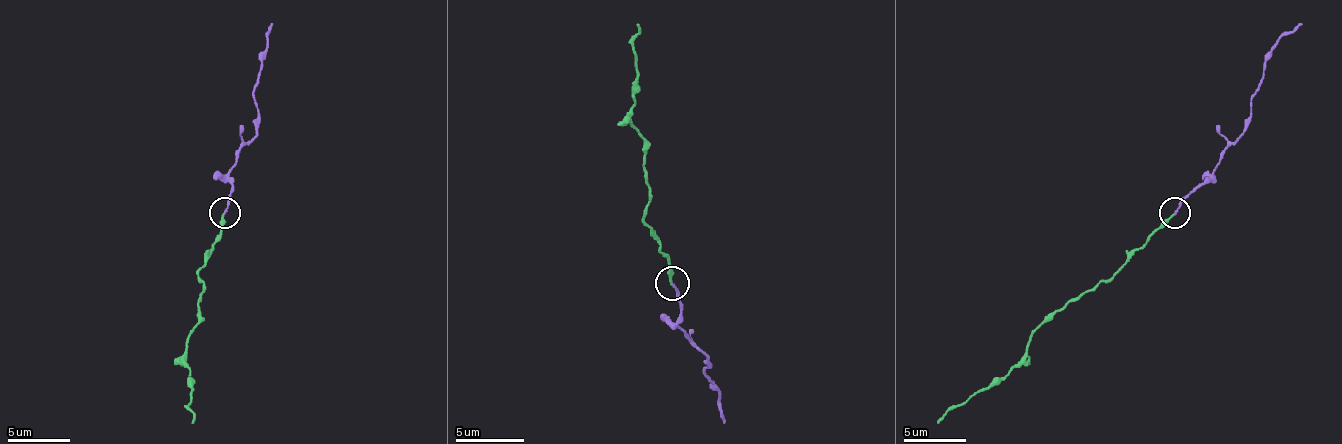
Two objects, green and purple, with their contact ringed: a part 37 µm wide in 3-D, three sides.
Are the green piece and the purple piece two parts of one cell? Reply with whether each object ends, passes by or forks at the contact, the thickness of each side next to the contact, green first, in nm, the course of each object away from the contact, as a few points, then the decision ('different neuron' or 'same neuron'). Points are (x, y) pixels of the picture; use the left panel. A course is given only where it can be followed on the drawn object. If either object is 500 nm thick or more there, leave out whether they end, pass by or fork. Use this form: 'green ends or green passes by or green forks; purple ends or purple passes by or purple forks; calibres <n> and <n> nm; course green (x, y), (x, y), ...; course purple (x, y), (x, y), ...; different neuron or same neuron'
green ends; purple ends; calibres 180 and 160 nm; course green (224, 212), (220, 240), (199, 271), (202, 299), (199, 324), (186, 340), (192, 421); course purple (224, 212), (233, 187), (230, 174), (236, 152), (255, 134), (255, 84), (261, 74), (261, 56), (274, 24); same neuron

